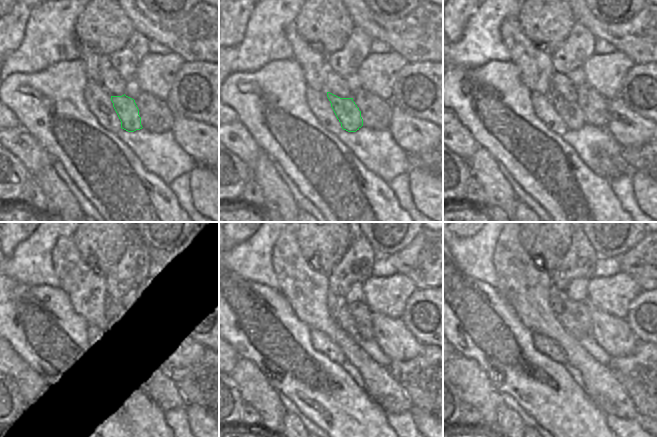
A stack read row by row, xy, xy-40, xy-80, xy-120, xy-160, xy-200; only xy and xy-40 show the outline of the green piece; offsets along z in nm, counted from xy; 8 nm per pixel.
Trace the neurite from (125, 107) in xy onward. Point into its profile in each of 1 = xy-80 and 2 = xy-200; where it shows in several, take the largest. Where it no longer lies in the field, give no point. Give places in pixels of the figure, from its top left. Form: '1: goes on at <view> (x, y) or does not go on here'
1: goes on at xy-80 (570, 112)
2: goes on at xy-200 (556, 298)

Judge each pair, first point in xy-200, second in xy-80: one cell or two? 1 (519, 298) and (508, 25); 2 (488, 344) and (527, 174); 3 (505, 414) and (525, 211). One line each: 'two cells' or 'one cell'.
1: one cell
2: one cell
3: one cell

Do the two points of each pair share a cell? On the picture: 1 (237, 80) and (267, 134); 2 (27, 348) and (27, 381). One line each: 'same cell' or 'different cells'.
1: same cell
2: different cells

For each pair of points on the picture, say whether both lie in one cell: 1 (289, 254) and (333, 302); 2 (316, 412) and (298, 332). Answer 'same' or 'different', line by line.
1: different
2: same

